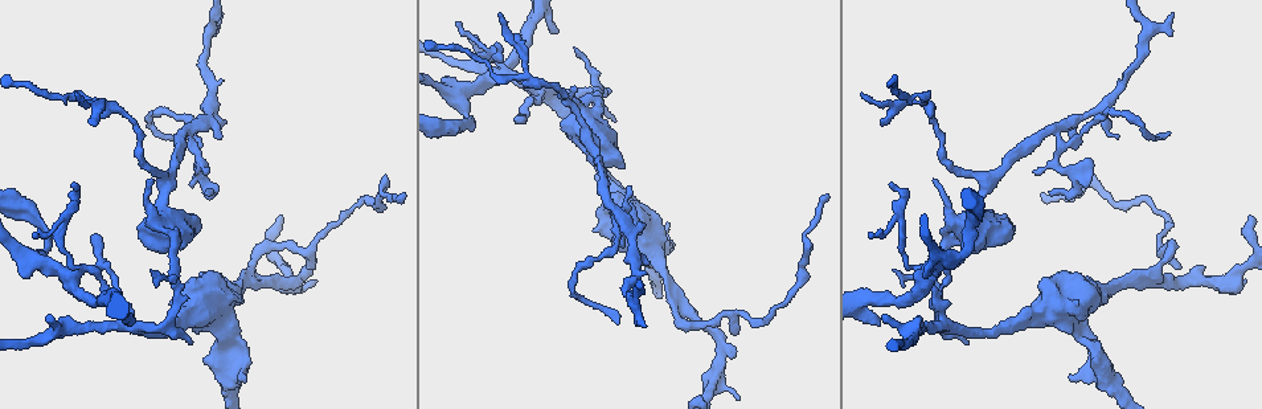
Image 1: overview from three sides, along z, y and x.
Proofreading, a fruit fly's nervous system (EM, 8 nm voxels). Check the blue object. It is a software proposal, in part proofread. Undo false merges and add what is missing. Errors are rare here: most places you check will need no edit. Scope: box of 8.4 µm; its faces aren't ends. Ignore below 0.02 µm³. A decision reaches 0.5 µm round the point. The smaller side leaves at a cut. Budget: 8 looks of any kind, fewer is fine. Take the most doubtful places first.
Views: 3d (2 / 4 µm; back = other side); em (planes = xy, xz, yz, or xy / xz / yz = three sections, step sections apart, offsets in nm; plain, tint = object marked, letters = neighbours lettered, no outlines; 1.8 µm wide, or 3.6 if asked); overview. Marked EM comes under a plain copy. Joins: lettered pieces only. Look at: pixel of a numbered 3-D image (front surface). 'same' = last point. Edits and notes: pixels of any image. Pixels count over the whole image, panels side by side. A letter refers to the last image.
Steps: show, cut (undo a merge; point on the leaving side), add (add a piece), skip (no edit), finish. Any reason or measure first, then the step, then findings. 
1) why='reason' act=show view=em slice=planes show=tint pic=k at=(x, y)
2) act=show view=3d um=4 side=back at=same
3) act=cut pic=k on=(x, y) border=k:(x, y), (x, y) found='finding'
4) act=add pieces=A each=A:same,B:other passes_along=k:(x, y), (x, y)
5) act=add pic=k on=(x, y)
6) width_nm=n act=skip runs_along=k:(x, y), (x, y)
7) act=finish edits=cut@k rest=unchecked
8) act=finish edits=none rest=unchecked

why='four-way junction' act=show view=3d um=2 side=back pic=1 at=(1055, 130)

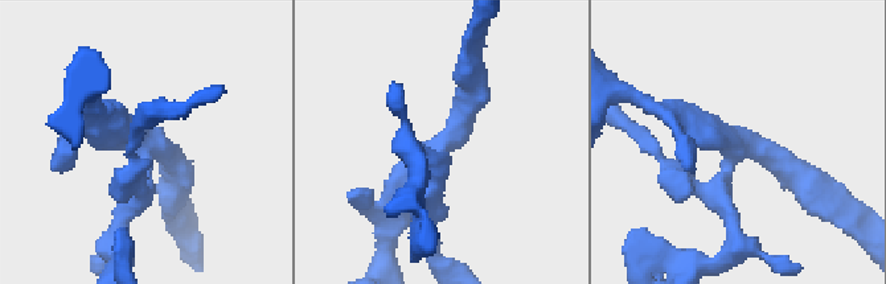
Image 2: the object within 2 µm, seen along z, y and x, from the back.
act=show view=em slice=planes show=letters pic=2 at=(435, 147)

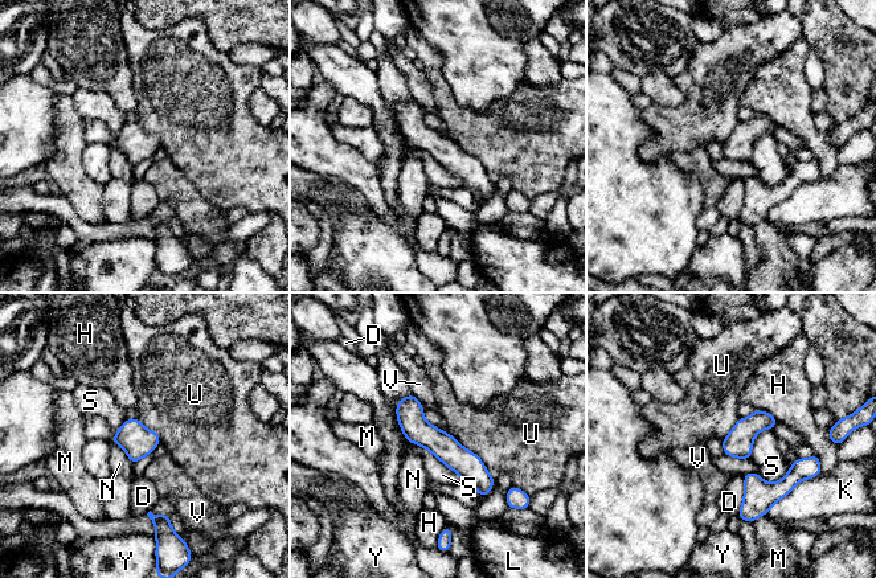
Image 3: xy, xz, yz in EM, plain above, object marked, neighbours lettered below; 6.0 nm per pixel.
width_nm=160 act=skip each=D:other,H:other,K:other,L:other,M:other,N:other,S:other,U:other,V:other,Y:other border=3:(439, 429), (473, 451), (494, 479) found='one neuron here'

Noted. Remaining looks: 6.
why='sharp bend' act=show view=3d um=2 pic=1 at=(958, 328)

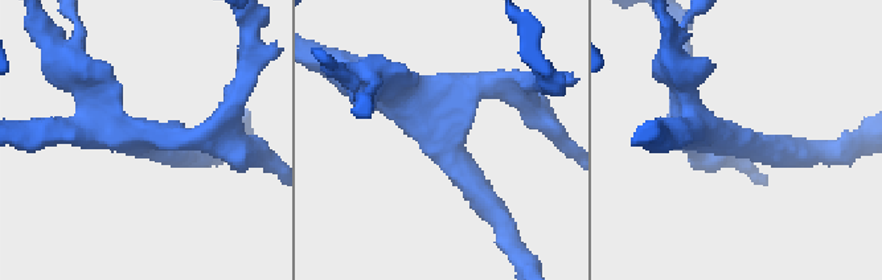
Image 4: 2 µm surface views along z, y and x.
act=show view=em slice=planes show=letters pic=4 at=(736, 143)

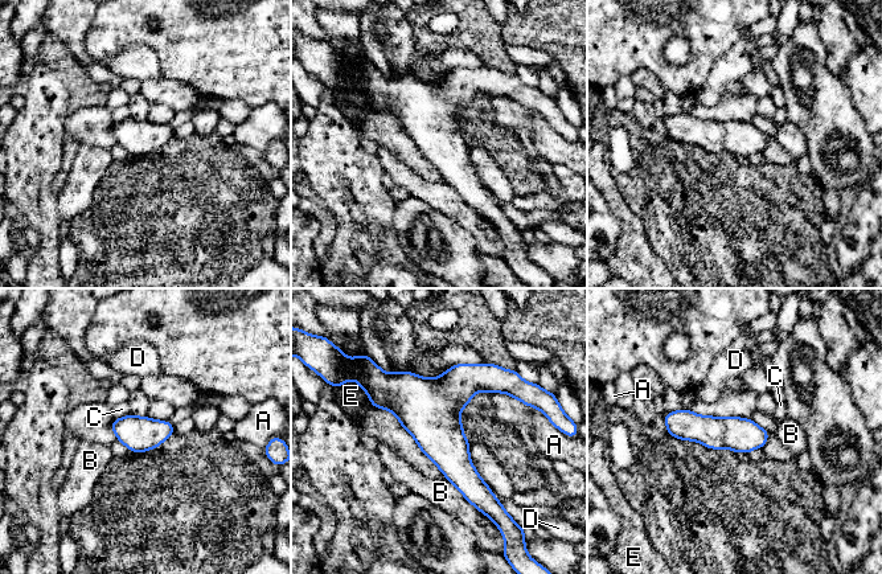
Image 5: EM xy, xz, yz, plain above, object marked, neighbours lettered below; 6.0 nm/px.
act=skip each=A:other,B:other,C:other,D:other,E:other runs_along=5:(667, 418), (714, 433), (764, 435) found='continuous, no second neuron'

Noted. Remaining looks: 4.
why='an open end' act=show view=em slice=xz step=4 show=tint pic=1 at=(1167, 132)

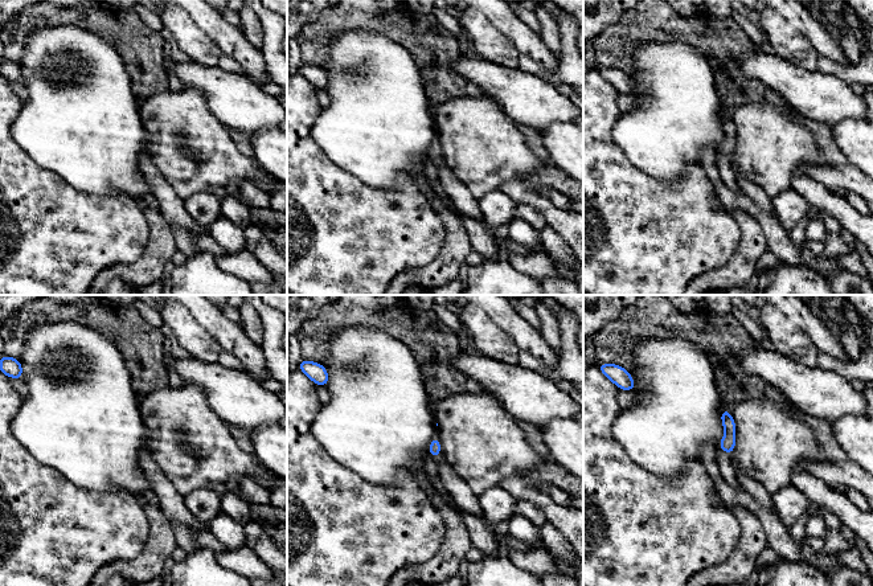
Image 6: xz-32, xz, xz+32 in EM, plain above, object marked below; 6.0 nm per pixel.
act=show view=em slice=planes show=letters at=same

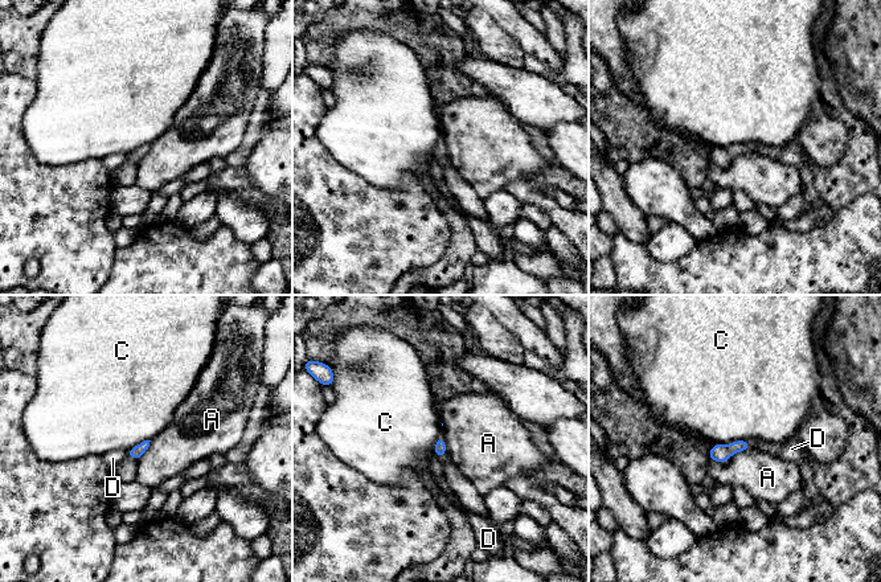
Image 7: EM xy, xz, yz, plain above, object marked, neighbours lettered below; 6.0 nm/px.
act=skip each=A:other,C:other,D:other border=7:(752, 442), (714, 445) found='no lettered piece goes on from it'

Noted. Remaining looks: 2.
act=finish edits=none rest=unchecked

